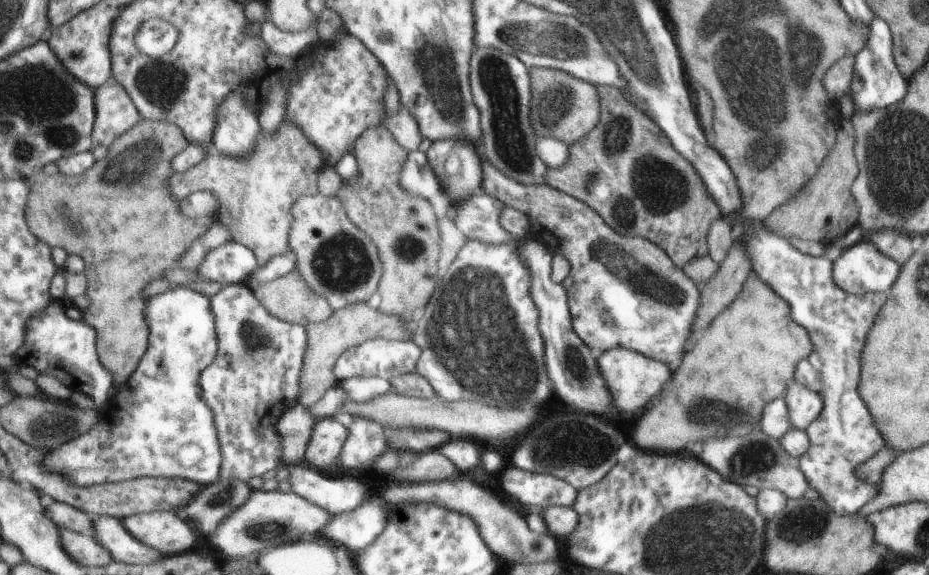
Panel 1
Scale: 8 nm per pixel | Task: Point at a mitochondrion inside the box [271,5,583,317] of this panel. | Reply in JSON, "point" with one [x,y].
{"point":[496,79]}

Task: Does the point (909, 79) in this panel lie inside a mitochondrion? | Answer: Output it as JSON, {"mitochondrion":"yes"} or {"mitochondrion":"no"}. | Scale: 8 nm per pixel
{"mitochondrion":"no"}

